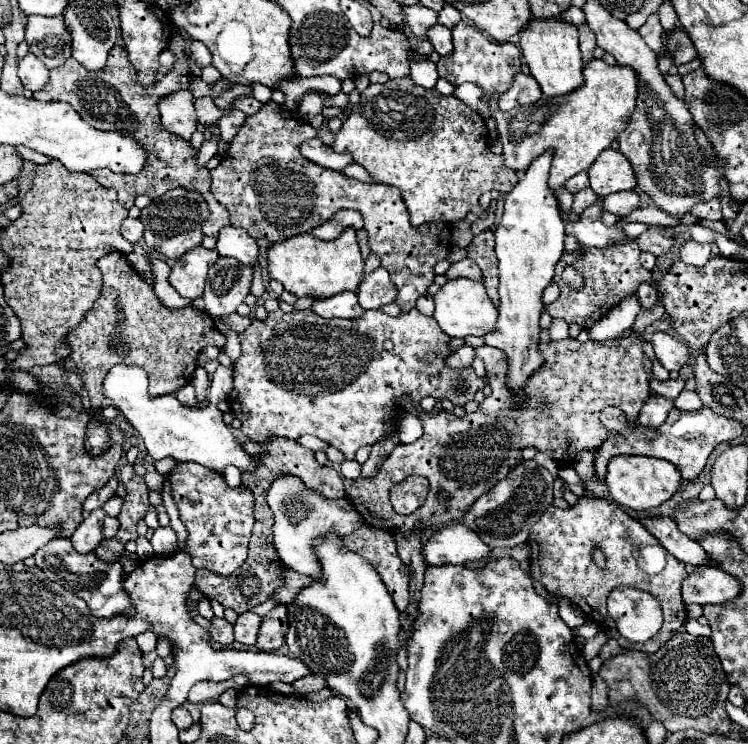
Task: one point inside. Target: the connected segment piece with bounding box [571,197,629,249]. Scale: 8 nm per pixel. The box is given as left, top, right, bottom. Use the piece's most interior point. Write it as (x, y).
(589, 230)

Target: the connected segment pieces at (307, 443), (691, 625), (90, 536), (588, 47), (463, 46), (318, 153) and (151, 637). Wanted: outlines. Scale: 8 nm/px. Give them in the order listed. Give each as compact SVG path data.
M303 435L297 439L297 442L314 452L318 450L325 451L325 449L328 447L327 443L312 435Z
M689 619L687 625L685 625L685 629L687 629L687 633L699 635L699 637L709 637L711 635L711 629L705 627L705 625L701 625L697 619Z
M95 509L95 513L89 513L83 519L83 525L79 525L79 529L71 537L71 543L77 553L87 555L97 549L97 545L103 541L103 519L105 519L103 509Z
M579 25L577 27L579 31L579 47L581 47L581 53L583 53L583 61L589 63L593 59L593 49L595 49L595 35L591 33L589 25Z
M459 21L453 29L453 51L437 61L439 77L451 85L461 85L471 81L483 89L489 97L491 93L503 93L511 87L515 73L521 71L521 51L513 43L493 43L485 33L481 33L469 21Z
M313 137L305 143L301 143L299 147L301 155L313 163L317 163L319 167L327 167L333 171L341 171L343 167L347 167L351 161L351 157L347 157L347 153L335 153L329 145L325 145L319 137Z
M143 633L143 635L139 637L139 649L141 649L143 653L153 651L155 647L157 647L157 637L155 637L155 633Z

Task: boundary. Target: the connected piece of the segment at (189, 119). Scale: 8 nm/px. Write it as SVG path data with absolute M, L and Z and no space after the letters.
M179 91L171 97L165 97L165 101L159 101L163 127L187 141L197 129L197 115L193 103L195 97L189 91Z

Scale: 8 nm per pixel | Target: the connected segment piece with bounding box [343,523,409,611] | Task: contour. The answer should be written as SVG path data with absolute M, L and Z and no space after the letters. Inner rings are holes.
M364 523L355 533L343 537L343 545L375 567L391 593L395 607L403 611L409 603L409 569L399 559L391 533Z

